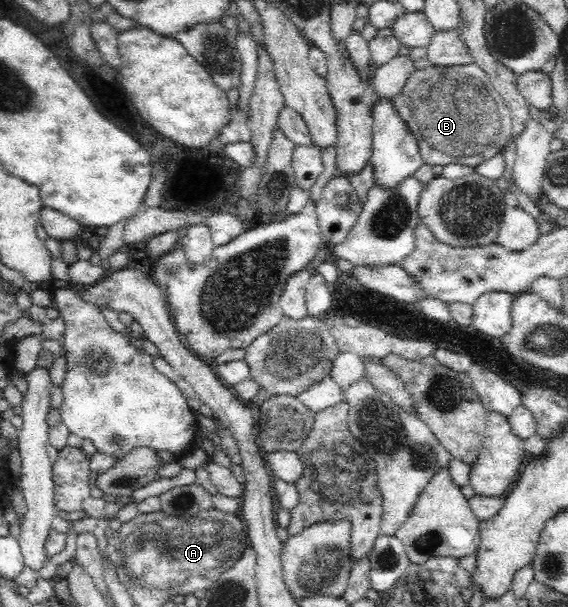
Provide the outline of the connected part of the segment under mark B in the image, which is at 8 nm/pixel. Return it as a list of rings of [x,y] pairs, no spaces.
[[[476,62],[461,66],[429,66],[414,70],[409,78],[401,92],[391,99],[391,105],[417,142],[426,165],[460,162],[466,167],[475,167],[504,151],[513,130],[511,115],[502,96],[490,86],[486,72]]]

